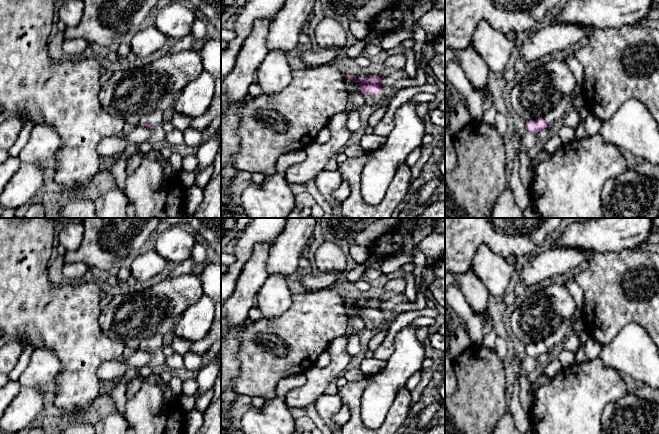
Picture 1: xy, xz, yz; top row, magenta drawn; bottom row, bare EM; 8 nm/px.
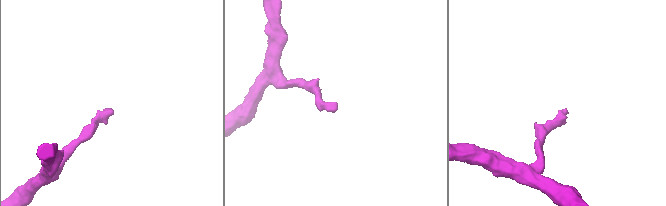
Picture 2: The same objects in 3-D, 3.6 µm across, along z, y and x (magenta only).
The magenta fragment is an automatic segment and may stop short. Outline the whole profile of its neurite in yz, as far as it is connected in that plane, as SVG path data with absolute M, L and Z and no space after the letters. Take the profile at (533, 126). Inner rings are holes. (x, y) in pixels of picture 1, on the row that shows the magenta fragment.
M576 84L573 92L570 95L564 96L548 114L544 114L541 118L536 120L527 121L525 124L526 131L537 135L538 132L550 128L561 120L563 116L573 108L574 99L581 91L582 87Z

